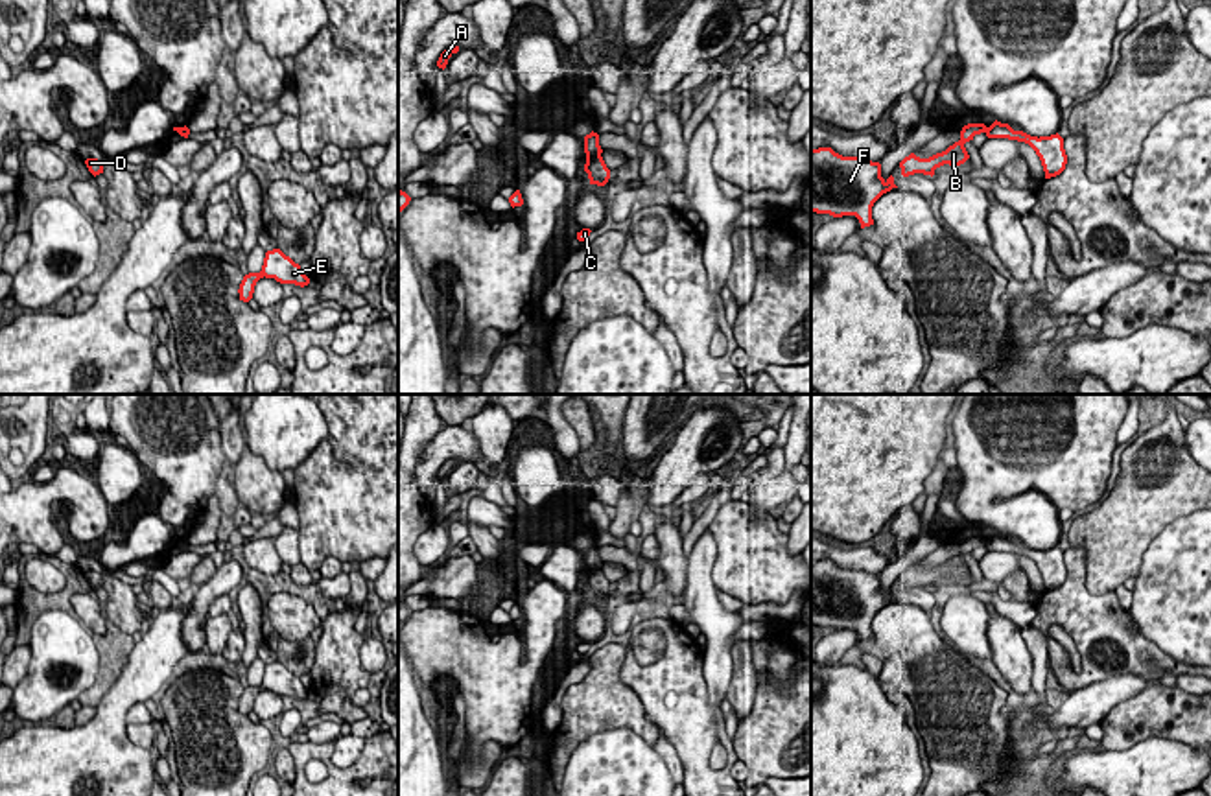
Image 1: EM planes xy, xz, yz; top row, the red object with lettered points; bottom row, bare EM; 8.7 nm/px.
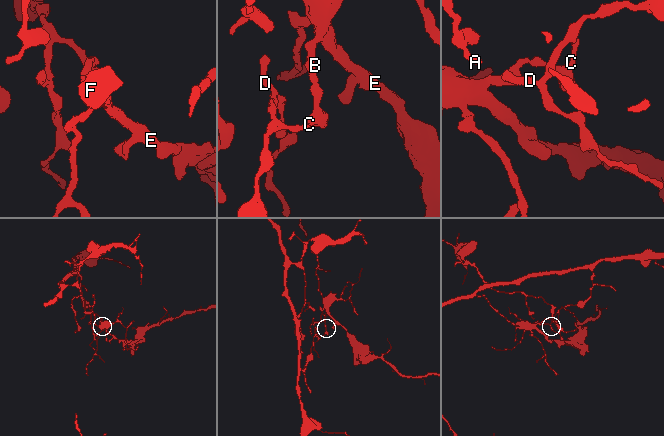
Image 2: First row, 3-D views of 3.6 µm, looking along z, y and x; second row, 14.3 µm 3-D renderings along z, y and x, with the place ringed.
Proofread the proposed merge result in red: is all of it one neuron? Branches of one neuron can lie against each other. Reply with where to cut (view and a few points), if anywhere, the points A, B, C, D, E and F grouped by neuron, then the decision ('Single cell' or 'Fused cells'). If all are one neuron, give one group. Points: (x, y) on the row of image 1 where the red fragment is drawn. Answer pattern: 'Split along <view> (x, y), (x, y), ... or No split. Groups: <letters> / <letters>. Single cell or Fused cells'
Split along xz (599, 155), (587, 159). Groups: A C D / B E F. Fused cells

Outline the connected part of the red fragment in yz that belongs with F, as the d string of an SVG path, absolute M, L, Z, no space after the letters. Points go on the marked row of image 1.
M831 147L811 149L811 212L855 216L864 228L874 225L874 203L892 188L894 177L885 181L879 162L842 157Z

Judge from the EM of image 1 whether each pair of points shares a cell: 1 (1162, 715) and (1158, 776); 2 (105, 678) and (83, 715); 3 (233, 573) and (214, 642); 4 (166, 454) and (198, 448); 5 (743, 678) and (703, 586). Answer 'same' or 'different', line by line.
1: different
2: different
3: different
4: same
5: different

